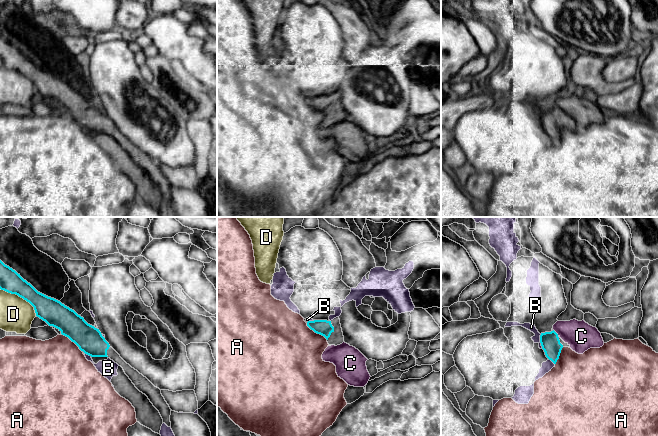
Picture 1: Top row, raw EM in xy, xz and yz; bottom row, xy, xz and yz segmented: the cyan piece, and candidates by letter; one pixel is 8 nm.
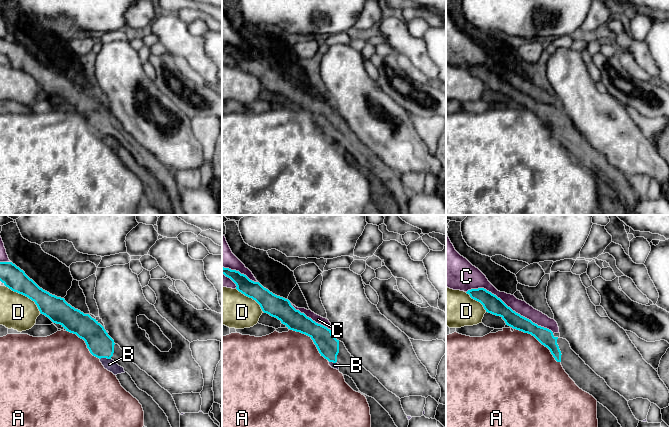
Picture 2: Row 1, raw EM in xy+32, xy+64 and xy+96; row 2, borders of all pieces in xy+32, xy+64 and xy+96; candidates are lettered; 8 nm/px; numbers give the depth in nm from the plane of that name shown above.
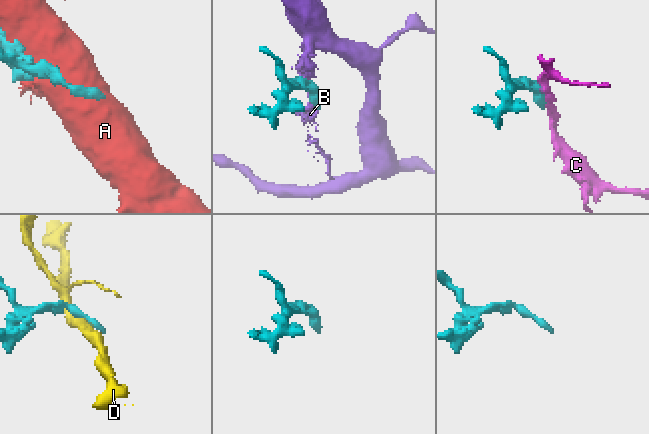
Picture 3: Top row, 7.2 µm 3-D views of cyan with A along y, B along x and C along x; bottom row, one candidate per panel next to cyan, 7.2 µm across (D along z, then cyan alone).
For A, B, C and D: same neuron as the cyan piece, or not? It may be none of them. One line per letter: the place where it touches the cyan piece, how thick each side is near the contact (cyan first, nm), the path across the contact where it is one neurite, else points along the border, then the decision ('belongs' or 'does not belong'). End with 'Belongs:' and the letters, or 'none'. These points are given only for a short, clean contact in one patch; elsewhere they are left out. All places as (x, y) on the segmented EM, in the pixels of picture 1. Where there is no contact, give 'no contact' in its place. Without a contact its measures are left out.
A: contact xz (316, 332); calibres 130 and 480 nm; does not belong
B: contact yz (540, 341); calibres 150 and 60 nm; does not belong
C: contact yz (555, 332); calibres 150 and 240 nm; does not belong
D: contact xy (21, 297); calibres 200 and 280 nm; does not belong
Belongs: none

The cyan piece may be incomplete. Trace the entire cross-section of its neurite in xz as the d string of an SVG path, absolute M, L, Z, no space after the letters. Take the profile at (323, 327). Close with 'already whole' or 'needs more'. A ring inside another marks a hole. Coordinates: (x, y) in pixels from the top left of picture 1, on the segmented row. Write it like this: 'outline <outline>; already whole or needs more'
outline M339 317L331 321L314 320L308 321L307 326L315 333L324 336L329 345L340 345L344 342L344 336Z; needs more

